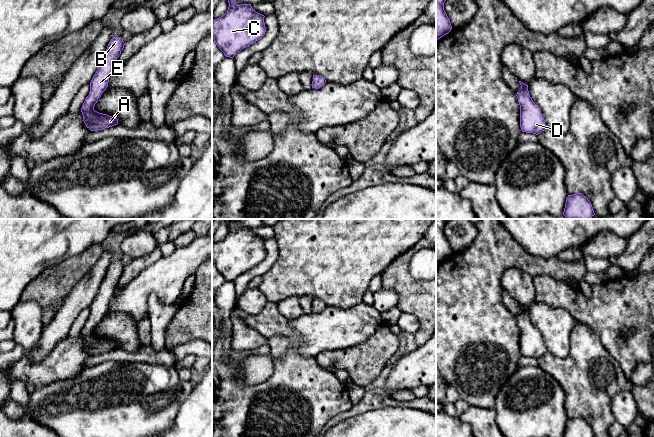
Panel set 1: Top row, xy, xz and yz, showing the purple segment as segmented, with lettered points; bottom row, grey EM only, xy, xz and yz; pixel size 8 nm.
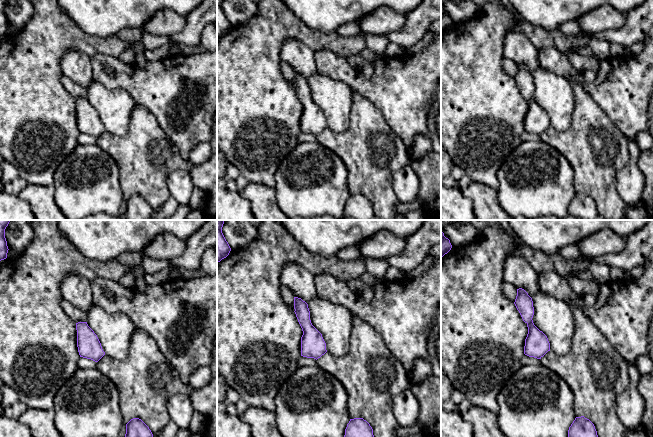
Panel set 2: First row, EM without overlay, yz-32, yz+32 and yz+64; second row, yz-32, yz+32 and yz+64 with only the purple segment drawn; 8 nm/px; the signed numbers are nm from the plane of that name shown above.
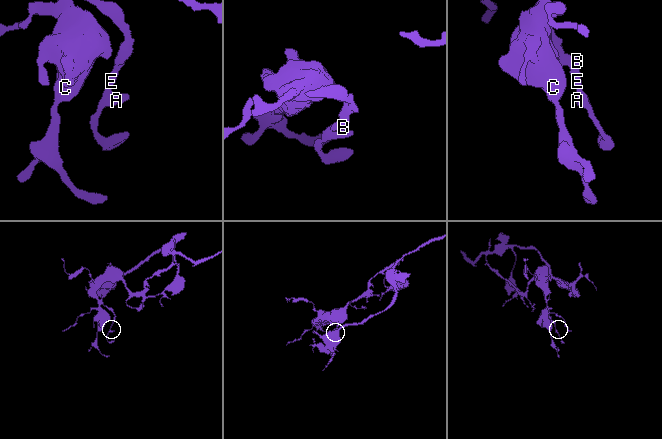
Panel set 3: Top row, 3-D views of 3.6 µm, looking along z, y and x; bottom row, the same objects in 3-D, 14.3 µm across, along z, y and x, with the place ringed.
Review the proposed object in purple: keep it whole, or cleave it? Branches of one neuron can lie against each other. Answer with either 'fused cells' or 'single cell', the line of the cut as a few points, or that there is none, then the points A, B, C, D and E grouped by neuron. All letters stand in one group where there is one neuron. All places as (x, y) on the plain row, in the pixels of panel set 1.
single cell; no cut; A B C D E

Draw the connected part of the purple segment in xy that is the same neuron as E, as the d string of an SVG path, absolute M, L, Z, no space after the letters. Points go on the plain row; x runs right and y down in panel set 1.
M114 261L110 264L98 294L90 306L90 316L82 329L81 336L86 351L91 355L102 354L118 348L117 342L95 335L94 330L108 311L109 302L124 269L121 261Z

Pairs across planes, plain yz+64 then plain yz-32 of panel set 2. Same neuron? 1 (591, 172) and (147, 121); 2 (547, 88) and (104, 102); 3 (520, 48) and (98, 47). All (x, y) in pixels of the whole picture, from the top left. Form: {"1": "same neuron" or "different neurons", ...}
{"1": "same neuron", "2": "same neuron", "3": "different neurons"}

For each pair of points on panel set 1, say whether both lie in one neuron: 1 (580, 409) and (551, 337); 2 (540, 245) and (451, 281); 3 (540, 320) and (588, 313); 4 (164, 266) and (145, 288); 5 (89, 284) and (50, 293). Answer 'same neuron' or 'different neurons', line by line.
1: different neurons
2: different neurons
3: different neurons
4: same neuron
5: different neurons

